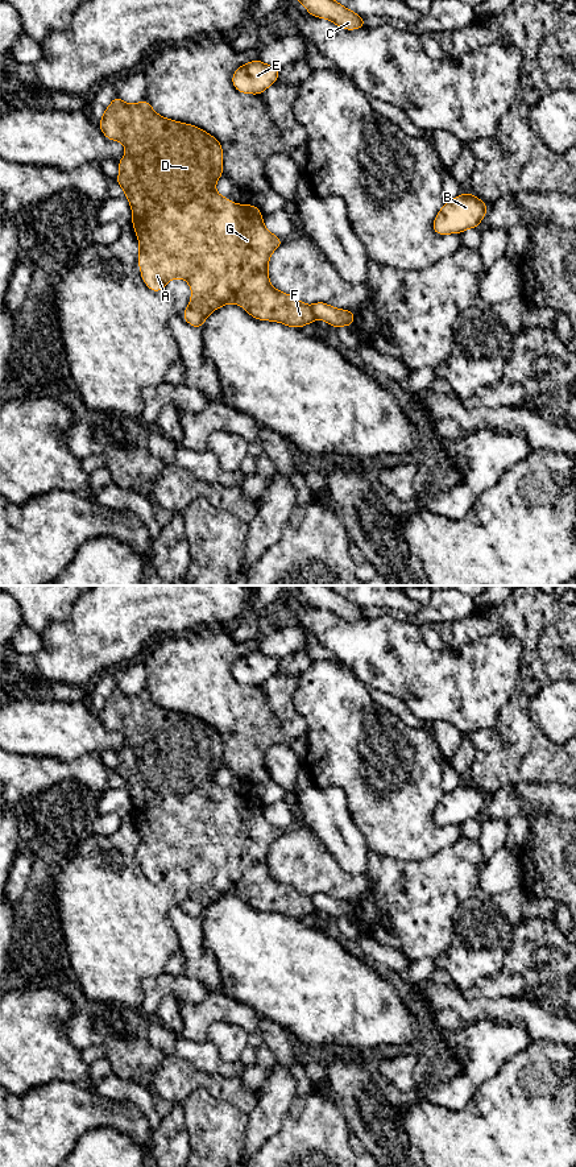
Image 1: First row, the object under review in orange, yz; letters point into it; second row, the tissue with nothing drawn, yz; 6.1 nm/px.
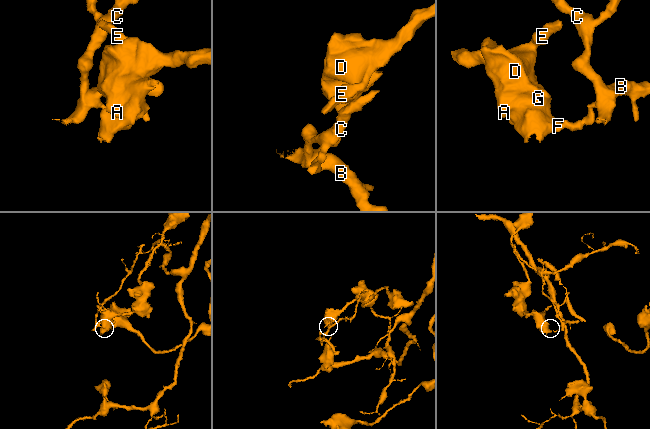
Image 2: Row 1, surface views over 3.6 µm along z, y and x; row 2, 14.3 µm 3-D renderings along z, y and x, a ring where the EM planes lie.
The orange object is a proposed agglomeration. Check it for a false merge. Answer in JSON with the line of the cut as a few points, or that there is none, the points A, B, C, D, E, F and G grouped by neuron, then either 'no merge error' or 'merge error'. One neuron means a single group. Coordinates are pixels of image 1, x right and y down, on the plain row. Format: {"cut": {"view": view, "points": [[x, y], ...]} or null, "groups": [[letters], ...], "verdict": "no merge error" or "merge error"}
{"cut": {"view": "yz", "points": [[310, 897], [315, 907]]}, "groups": [["A", "D", "E", "F", "G"], ["B", "C"]], "verdict": "merge error"}

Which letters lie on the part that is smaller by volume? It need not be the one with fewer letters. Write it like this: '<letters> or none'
B, C

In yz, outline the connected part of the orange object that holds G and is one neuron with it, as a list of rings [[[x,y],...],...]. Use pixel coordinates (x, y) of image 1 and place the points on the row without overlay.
[[[117,687],[104,702],[99,719],[108,731],[121,732],[127,740],[125,746],[117,753],[120,763],[116,773],[125,782],[133,802],[132,816],[140,833],[141,868],[156,883],[173,869],[186,870],[192,882],[182,907],[187,914],[200,920],[207,907],[227,894],[239,894],[258,911],[281,913],[289,918],[302,919],[315,911],[311,897],[270,876],[269,848],[283,831],[265,819],[261,802],[254,794],[249,796],[232,794],[215,782],[215,775],[224,763],[223,738],[215,728],[195,716],[159,707],[146,690],[137,695],[127,695]]]

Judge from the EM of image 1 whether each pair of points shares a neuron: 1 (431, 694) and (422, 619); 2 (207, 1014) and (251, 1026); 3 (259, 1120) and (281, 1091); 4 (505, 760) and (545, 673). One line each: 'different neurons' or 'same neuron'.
1: different neurons
2: same neuron
3: same neuron
4: same neuron

